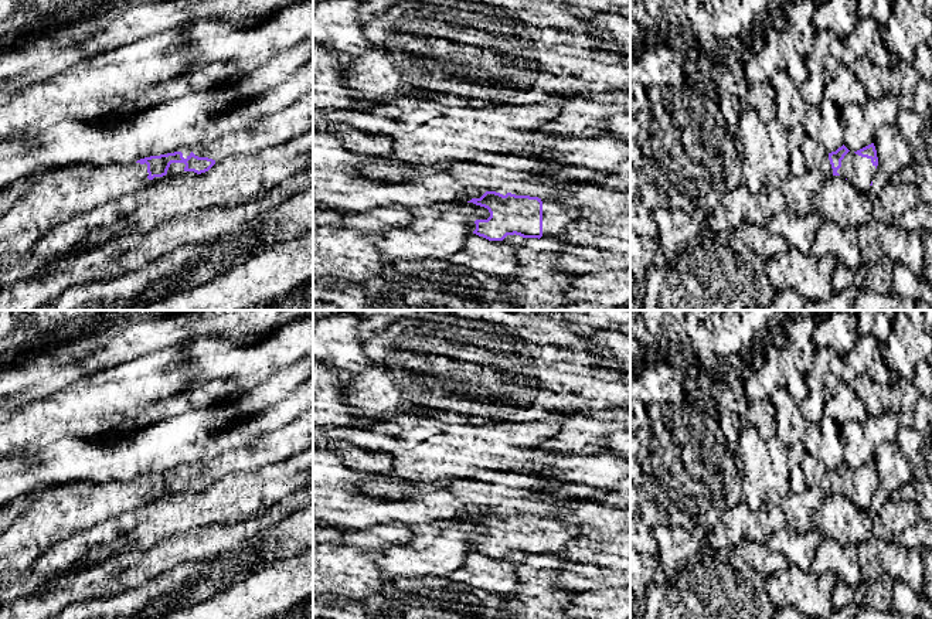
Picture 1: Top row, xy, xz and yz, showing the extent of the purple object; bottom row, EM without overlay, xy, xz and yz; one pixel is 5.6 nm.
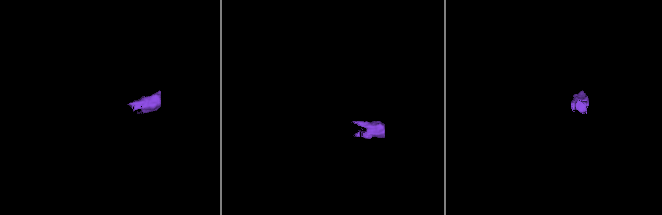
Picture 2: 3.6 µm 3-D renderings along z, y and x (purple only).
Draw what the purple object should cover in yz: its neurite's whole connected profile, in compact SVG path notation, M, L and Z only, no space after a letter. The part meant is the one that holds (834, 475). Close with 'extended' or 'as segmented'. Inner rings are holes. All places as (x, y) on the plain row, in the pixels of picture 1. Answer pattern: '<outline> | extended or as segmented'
M874 460L850 469L844 462L836 469L829 470L833 493L848 497L854 506L868 510L873 503L873 493L878 483L878 475Z | extended

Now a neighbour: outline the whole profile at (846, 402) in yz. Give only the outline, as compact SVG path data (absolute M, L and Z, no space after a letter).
M841 387L836 397L833 397L833 407L836 411L836 422L839 426L844 424L844 418L860 422L863 419L863 402L856 395L851 387Z

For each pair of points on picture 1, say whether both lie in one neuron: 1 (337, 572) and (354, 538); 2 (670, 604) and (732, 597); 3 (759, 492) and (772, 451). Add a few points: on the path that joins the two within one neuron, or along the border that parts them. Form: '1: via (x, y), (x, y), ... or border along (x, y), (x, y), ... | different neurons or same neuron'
1: border along (337, 537), (343, 544), (361, 546), (374, 551) | different neurons
2: via (686, 598), (717, 597) | same neuron
3: via (759, 482), (765, 473), (765, 461) | same neuron

